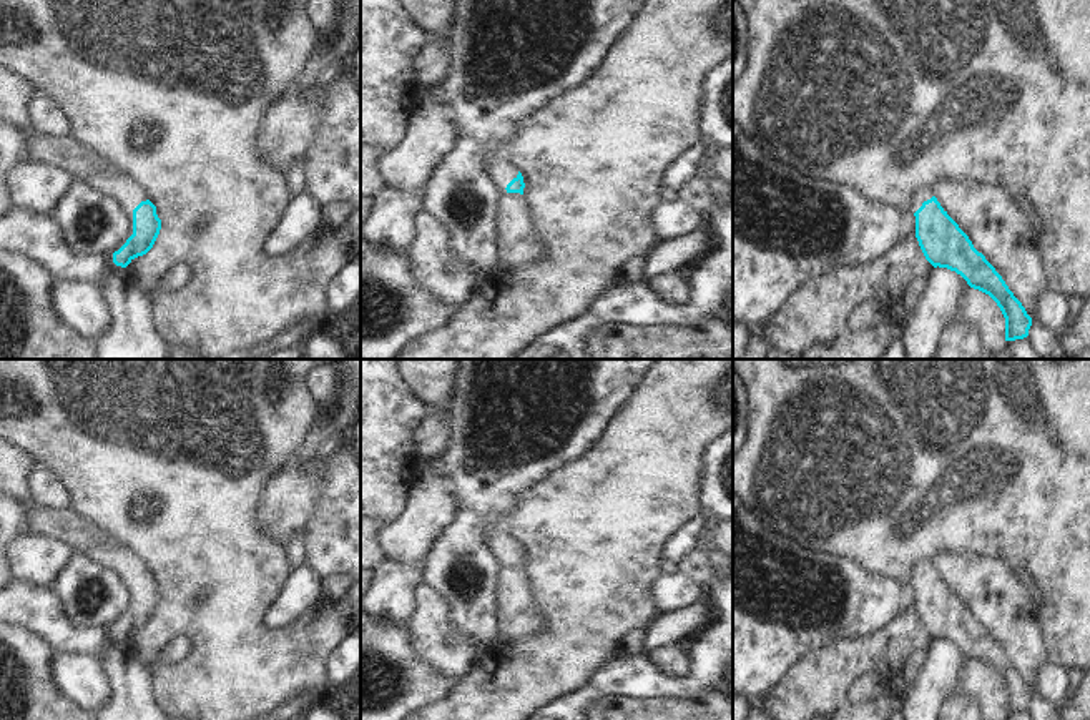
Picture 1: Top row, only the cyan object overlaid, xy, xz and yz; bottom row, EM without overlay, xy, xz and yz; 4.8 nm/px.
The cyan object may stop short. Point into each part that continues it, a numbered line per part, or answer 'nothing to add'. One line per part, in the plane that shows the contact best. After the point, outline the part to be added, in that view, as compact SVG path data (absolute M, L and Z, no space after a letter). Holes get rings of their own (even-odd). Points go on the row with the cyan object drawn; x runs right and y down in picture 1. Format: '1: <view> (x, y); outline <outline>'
1: xy (118, 187); outline M103 168L101 171L88 173L85 176L76 176L76 180L85 181L95 191L100 191L116 201L123 213L128 216L130 236L133 234L133 210L146 201L148 196L145 190L135 183L130 176L116 171L115 168Z

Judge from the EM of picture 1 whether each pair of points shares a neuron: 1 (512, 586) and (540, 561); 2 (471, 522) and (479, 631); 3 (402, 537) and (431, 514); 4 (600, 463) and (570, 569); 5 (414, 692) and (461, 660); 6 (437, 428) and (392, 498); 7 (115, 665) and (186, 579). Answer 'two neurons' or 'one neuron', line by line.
1: two neurons
2: one neuron
3: one neuron
4: one neuron
5: two neurons
6: two neurons
7: two neurons

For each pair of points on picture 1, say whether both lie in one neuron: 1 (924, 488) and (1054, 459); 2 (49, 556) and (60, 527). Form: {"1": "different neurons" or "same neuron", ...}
{"1": "same neuron", "2": "different neurons"}

